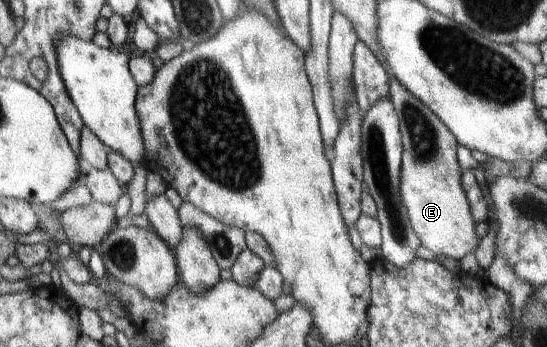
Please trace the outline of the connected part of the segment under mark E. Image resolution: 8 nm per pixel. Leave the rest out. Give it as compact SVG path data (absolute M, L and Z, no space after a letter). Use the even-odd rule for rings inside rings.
M392 72L387 73L390 77L389 98L399 118L403 142L400 194L408 220L422 247L432 254L460 260L466 254L475 253L480 246L480 238L476 236L477 224L470 214L466 194L460 186L462 172L457 159L457 148L460 145L430 107L408 92L392 76Z

